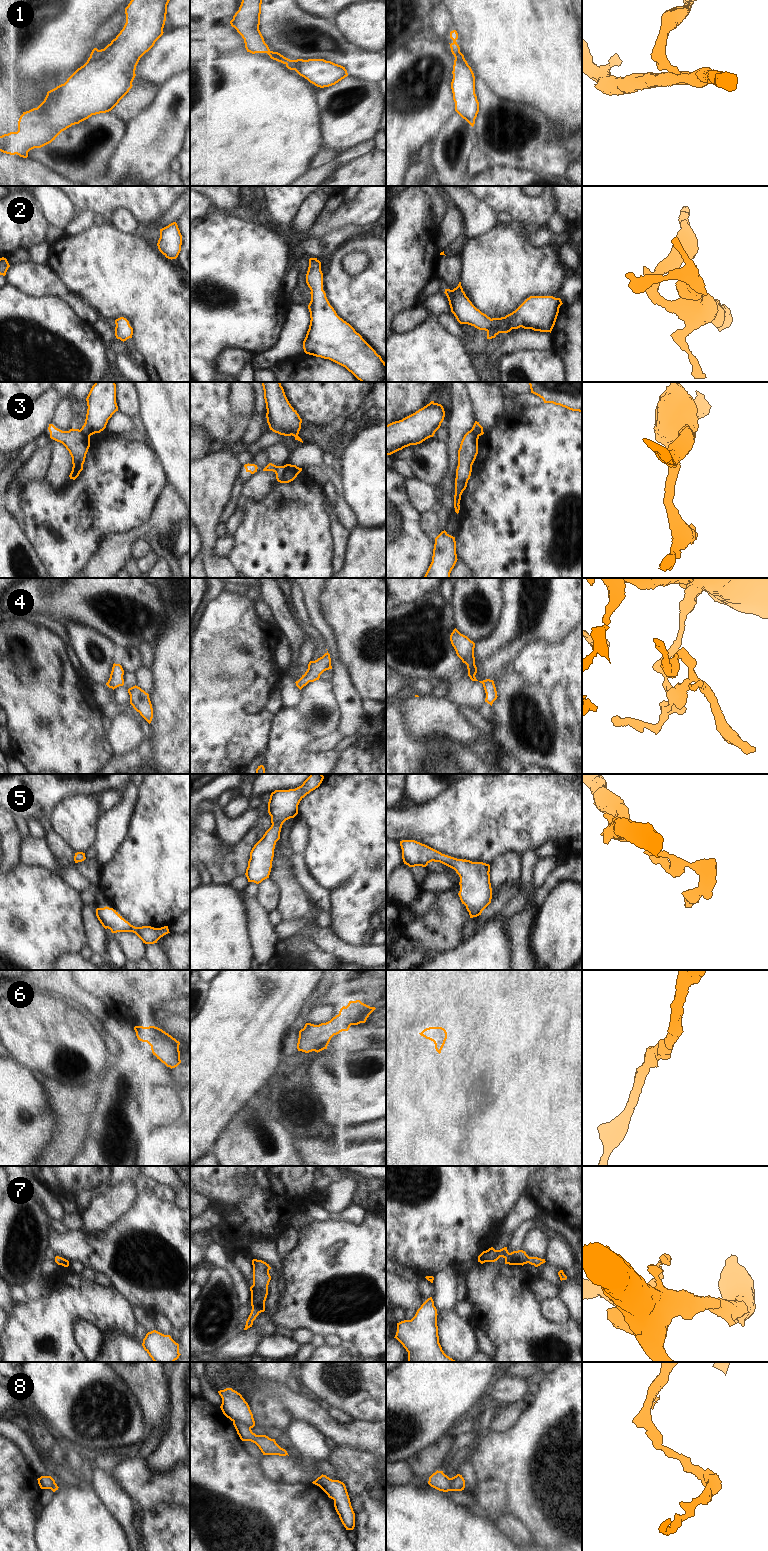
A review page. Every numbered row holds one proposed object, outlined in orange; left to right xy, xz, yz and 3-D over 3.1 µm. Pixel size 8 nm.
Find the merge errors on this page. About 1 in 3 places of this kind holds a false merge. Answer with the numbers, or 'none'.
1, 3, 8

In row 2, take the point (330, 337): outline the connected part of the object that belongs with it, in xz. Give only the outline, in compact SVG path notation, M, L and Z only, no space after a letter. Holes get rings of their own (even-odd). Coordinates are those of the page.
M317 258L309 259L306 283L310 288L311 301L308 305L310 325L303 341L306 354L329 359L351 372L361 382L386 382L386 363L381 356L342 318L330 305L323 290L321 262Z

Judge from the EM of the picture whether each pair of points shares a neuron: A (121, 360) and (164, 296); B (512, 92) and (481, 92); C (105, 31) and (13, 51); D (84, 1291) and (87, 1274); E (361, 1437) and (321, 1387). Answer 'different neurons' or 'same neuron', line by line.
A: different neurons
B: different neurons
C: different neurons
D: different neurons
E: different neurons

